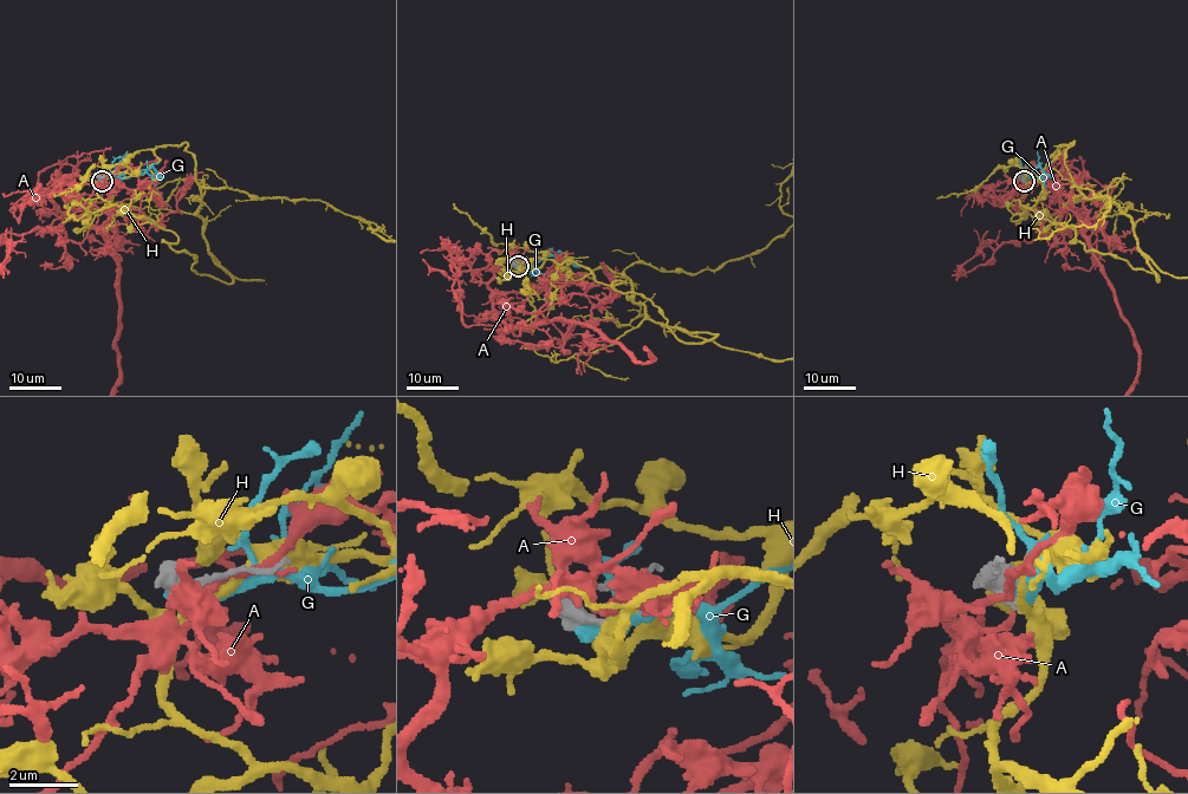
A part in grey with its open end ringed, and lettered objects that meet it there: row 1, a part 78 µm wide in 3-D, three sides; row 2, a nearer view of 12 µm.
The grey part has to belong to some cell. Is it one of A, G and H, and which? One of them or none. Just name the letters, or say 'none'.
H

